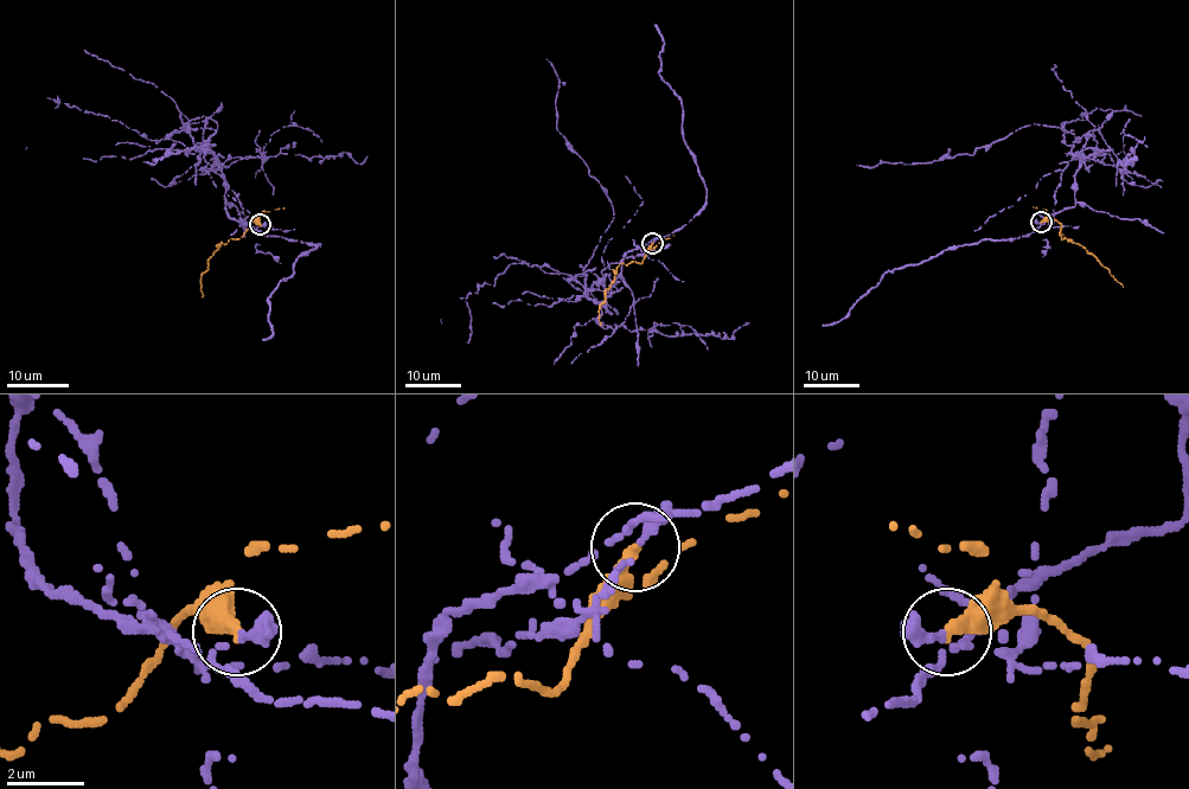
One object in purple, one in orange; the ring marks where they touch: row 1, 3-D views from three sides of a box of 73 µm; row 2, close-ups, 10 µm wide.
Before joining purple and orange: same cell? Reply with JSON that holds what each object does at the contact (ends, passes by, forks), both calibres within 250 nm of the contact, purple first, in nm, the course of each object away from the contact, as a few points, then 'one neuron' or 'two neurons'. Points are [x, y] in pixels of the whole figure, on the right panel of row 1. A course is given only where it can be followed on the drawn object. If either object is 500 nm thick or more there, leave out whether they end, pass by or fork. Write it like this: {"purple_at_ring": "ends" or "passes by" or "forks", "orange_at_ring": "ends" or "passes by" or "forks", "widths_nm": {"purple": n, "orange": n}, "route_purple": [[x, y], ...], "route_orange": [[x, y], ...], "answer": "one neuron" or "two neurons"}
{"purple_at_ring": "forks", "orange_at_ring": "ends", "widths_nm": {"purple": 180, "orange": 360}, "route_purple": [[1040, 222], [1074, 205], [1081, 160], [1072, 154], [1086, 138], [1061, 128], [1022, 128], [972, 155], [856, 165]], "route_orange": [[1041, 222], [1055, 219], [1061, 225], [1061, 238], [1080, 244], [1123, 287]], "answer": "two neurons"}

